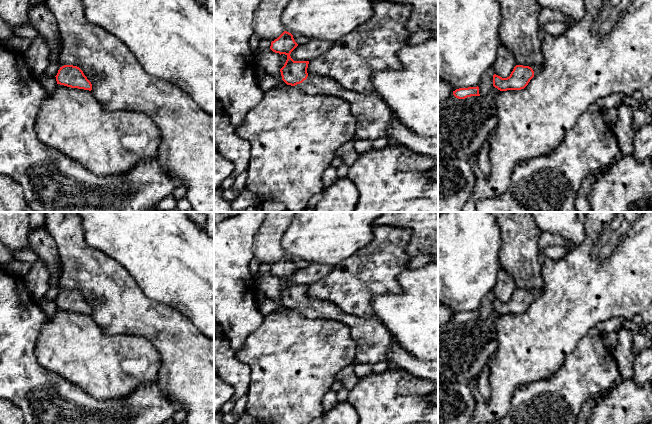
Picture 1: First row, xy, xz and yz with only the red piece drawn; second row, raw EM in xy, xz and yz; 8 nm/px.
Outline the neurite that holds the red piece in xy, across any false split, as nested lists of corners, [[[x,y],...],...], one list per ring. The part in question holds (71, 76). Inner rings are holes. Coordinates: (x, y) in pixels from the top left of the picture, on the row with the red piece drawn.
[[[64,65],[58,70],[56,77],[57,84],[71,88],[92,90],[92,84],[84,75],[83,71],[73,65]]]

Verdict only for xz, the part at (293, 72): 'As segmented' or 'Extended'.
Extended

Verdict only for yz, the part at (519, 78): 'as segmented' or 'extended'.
extended

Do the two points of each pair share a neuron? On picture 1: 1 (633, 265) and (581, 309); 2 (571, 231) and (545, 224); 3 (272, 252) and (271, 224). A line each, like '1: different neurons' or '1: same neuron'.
1: same neuron
2: same neuron
3: same neuron

